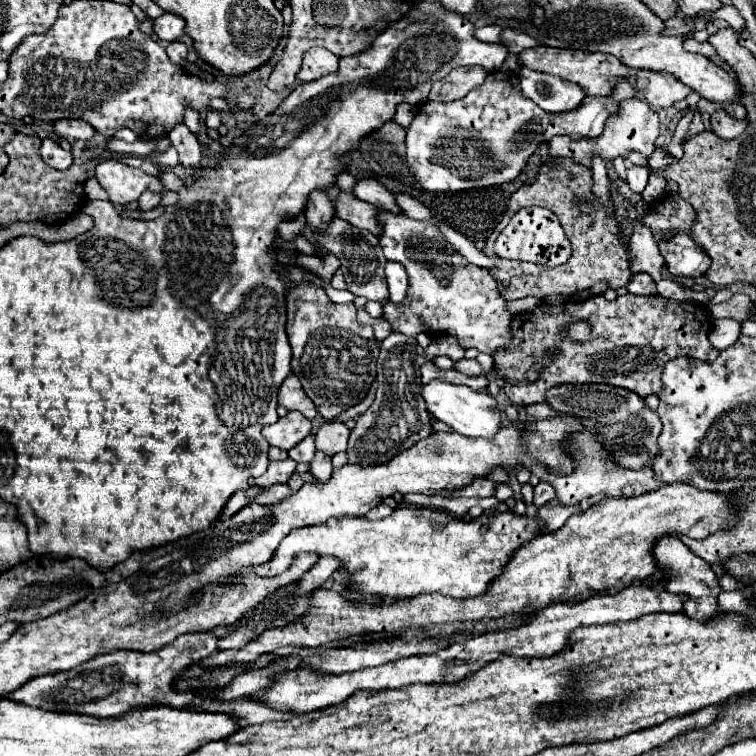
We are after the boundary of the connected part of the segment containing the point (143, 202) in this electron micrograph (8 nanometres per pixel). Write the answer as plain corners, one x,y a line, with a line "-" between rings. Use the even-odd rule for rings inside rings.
150,190
145,191
138,199
139,207
141,211
149,211
160,204
162,200
161,193
155,193

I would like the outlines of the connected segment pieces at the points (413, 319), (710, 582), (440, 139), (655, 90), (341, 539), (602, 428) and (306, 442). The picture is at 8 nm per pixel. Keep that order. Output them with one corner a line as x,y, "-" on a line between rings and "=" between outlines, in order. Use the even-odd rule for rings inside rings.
380,212
384,222
384,234
380,244
386,260
400,262
408,272
408,296
400,304
384,302
382,318
392,326
392,332
402,332
416,338
418,334
448,334
454,336
460,346
488,352
490,356
498,350
512,346
510,324
514,316
506,308
506,300
500,294
498,282
484,268
470,264
452,246
442,230
432,222
412,220
408,216
394,216
=
664,536
656,548
654,548
654,556
656,556
656,562
660,564
658,570
660,574
664,576
670,576
666,582
664,582
664,588
668,592
680,592
684,596
688,596
688,600
684,602
684,612
698,620
698,622
706,622
710,618
716,616
716,608
718,608
718,594
722,592
720,584
716,584
716,574
714,570
710,568
708,562
700,560
696,554
692,554
688,550
688,546
684,546
676,536
=
490,72
484,84
470,90
464,98
454,102
426,102
422,110
414,116
412,126
406,134
406,156
408,164
414,172
416,182
430,192
458,192
458,190
472,190
472,188
488,188
496,184
512,182
522,168
528,164
530,156
538,150
542,142
550,142
556,134
566,134
570,138
598,138
604,130
608,116
616,114
620,104
612,98
600,96
586,96
584,104
572,112
550,114
538,108
532,100
528,100
520,90
520,80
512,72
=
638,70
634,78
636,78
638,94
654,108
670,108
692,92
692,88
684,86
674,76
666,76
658,72
=
400,506
396,508
388,518
382,520
366,520
364,516
344,516
336,520
328,520
324,524
306,526
292,530
278,546
274,558
262,566
256,566
254,572
258,576
278,576
284,572
292,558
298,552
316,552
316,554
330,554
342,560
342,568
350,570
350,584
366,594
382,596
382,598
412,598
420,594
432,594
440,592
452,598
472,598
488,592
492,580
504,572
508,560
512,558
512,552
526,544
528,540
534,540
538,534
542,534
544,522
540,518
530,516
518,516
514,512
500,512
494,518
474,518
474,520
458,520
450,514
434,512
434,510
416,510
-
482,526
488,526
488,532
480,532
=
648,406
636,412
636,416
630,416
630,424
596,424
594,426
596,440
604,446
608,456
612,458
614,464
628,468
628,470
642,470
642,468
652,468
658,448
658,436
662,432
660,418
656,416
656,410
650,410
=
308,434
300,444
296,444
296,448
292,448
288,454
294,462
310,462
312,456
316,452
316,446
314,446
314,436

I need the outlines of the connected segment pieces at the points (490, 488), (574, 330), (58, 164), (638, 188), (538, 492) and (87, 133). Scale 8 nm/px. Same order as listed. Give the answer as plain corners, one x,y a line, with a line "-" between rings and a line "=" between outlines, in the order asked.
478,478
474,480
470,486
462,488
460,492
456,490
452,496
470,496
470,498
488,498
488,496
494,496
494,490
496,490
496,482
494,480
484,480
484,478
=
582,320
582,322
576,322
576,324
572,324
570,326
570,334
568,334
572,340
576,340
576,342
584,342
584,340
588,340
588,336
590,336
590,328
588,328
588,324
=
44,138
40,152
42,152
44,162
46,162
50,168
68,170
68,168
74,164
74,156
72,156
70,152
62,150
62,148
58,146
58,142
54,142
54,140
50,140
50,138
=
632,166
628,168
628,186
632,192
642,194
642,190
648,184
648,176
650,176
650,168
648,166
=
540,482
536,488
534,488
534,506
546,506
550,500
556,498
556,490
552,488
552,484
546,484
546,482
=
58,120
54,122
54,130
62,138
76,138
76,140
90,140
96,132
84,120

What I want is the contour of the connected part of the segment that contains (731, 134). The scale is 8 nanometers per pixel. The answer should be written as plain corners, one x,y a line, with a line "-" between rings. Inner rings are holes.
716,110
710,116
710,126
716,136
720,136
724,140
732,140
732,138
740,136
748,124
746,124
746,120
736,120
736,118
728,116
724,110

